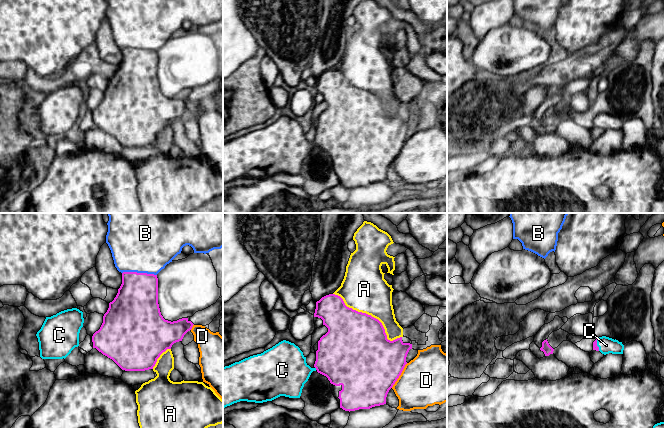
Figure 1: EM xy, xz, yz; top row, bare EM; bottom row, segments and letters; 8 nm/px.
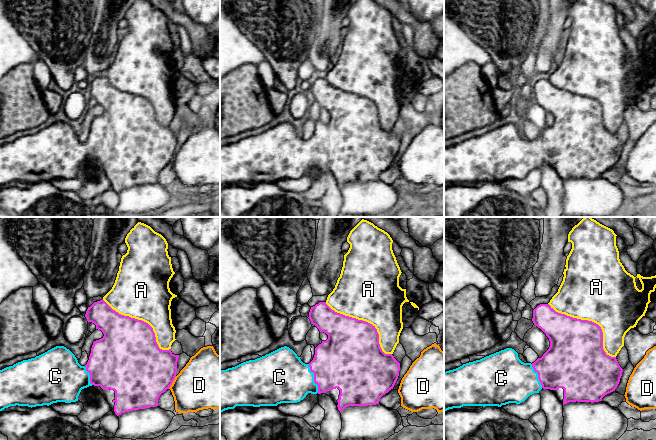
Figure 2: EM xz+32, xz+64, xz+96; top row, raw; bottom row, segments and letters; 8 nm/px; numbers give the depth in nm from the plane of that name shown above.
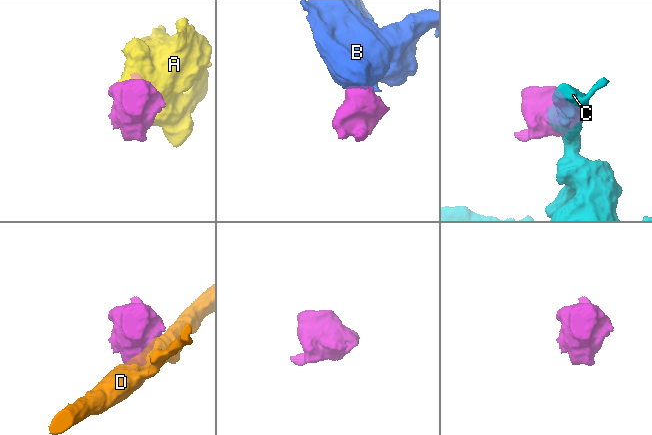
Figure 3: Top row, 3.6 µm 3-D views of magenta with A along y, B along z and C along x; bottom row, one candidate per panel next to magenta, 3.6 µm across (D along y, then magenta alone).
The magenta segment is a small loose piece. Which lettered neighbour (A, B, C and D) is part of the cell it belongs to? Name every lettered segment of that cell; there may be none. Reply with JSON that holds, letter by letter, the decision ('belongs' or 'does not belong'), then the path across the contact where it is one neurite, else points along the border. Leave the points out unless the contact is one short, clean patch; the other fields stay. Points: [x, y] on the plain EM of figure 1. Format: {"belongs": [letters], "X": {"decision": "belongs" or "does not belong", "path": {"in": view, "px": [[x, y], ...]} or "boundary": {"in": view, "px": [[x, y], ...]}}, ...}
{"belongs": ["C"], "A": {"decision": "does not belong"}, "B": {"decision": "does not belong"}, "C": {"decision": "belongs", "path": {"in": "yz", "px": [[595, 123], [596, 121], [606, 121]]}}, "D": {"decision": "does not belong"}}

